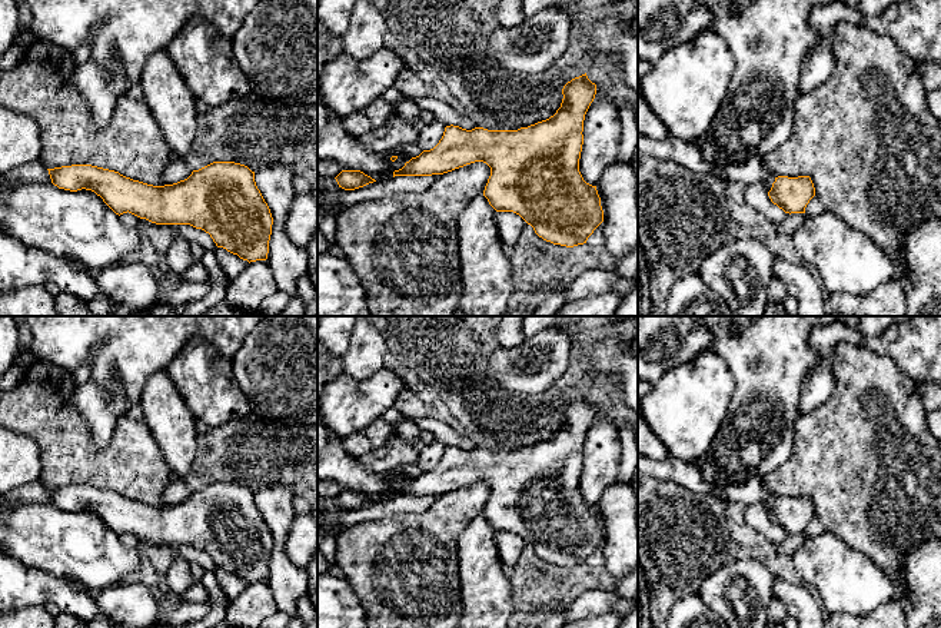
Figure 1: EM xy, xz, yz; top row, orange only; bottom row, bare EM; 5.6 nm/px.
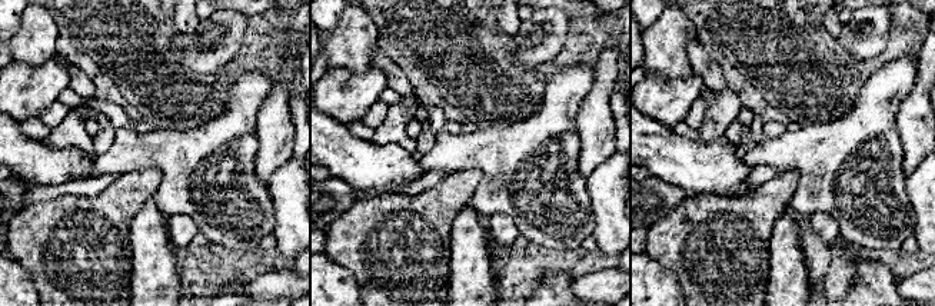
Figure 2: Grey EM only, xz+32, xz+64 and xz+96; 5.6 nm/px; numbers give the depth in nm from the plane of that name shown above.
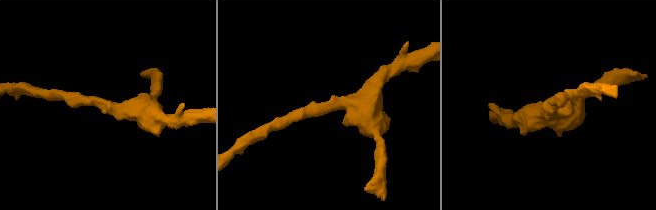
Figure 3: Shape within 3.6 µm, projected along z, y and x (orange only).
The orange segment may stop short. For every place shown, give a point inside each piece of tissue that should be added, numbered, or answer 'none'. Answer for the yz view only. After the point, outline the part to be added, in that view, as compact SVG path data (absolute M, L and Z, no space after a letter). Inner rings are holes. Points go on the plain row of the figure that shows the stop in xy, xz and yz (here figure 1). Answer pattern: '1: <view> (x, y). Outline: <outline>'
none

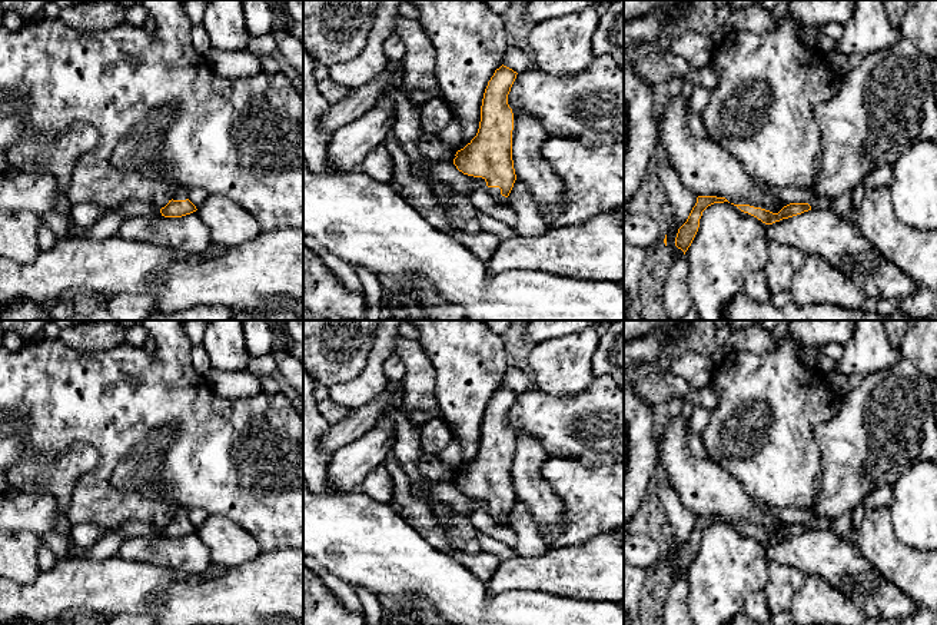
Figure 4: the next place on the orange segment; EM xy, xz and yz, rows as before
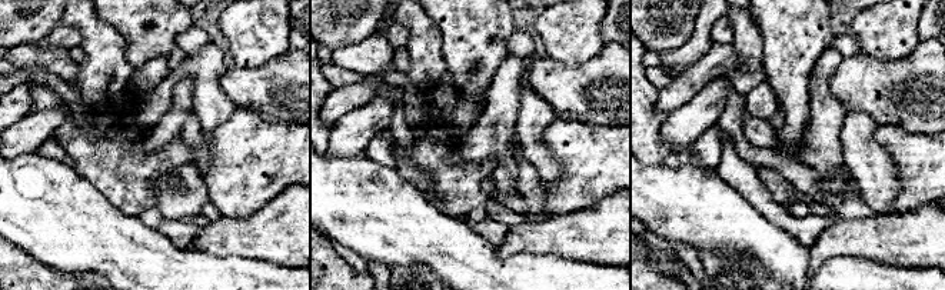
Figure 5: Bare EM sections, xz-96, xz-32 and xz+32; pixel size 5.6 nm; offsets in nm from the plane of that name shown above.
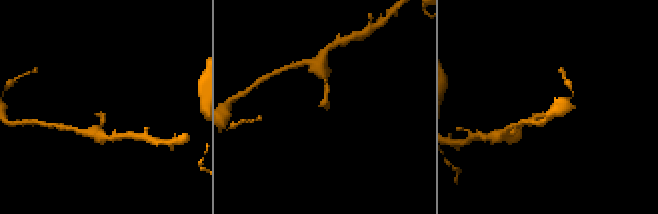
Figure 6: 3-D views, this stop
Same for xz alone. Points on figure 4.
1: xz (495, 512). Outline: M488 508L491 519L496 523L496 525L505 525L506 518L501 515L501 509L499 508Z

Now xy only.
1: xy (180, 514). Outline: M179 508L173 516L172 516L173 521L186 521L189 519L189 515L186 512L186 508Z

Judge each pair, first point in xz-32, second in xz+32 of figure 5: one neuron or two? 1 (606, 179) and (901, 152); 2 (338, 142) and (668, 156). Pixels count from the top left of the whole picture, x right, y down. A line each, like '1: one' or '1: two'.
1: one
2: two

